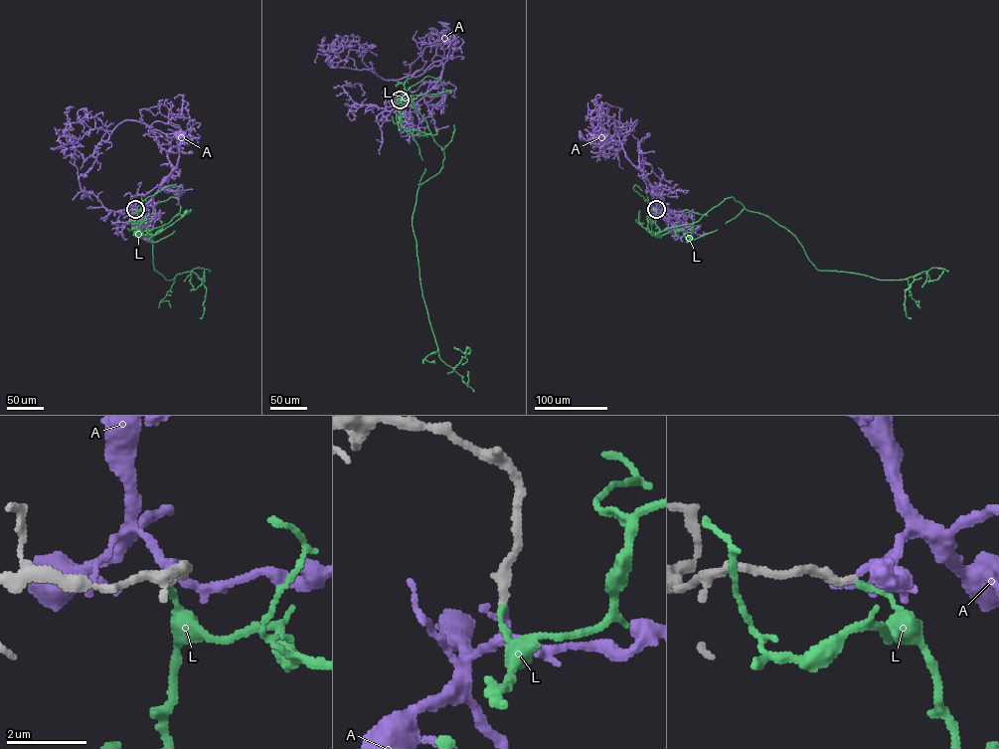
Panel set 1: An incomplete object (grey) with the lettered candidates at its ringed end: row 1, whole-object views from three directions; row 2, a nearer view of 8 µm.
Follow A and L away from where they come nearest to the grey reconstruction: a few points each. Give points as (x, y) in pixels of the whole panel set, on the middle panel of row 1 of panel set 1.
A: (400, 98), (396, 103), (400, 106), (415, 103), (438, 80), (447, 60), (451, 34), (443, 25)
L: (400, 98), (405, 92), (413, 102), (419, 95), (450, 92)

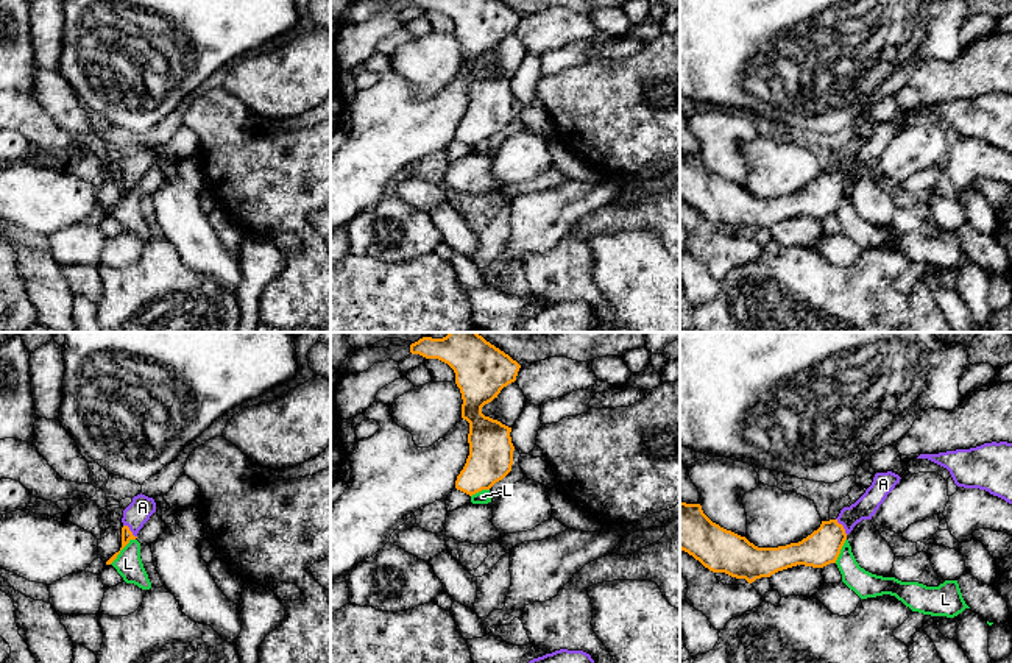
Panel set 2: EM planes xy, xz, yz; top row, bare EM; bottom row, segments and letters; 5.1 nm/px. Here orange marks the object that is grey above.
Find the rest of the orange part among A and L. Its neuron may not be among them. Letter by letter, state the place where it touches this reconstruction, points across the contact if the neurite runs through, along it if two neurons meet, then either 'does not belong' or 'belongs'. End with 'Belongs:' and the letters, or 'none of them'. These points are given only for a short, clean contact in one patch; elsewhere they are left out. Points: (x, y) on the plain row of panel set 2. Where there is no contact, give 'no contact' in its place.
A: contact yz (842, 177); way yz (820, 198), (842, 177), (869, 153); belongs
L: contact xy (120, 200); border xy (134, 189), (109, 214); does not belong
Belongs: A

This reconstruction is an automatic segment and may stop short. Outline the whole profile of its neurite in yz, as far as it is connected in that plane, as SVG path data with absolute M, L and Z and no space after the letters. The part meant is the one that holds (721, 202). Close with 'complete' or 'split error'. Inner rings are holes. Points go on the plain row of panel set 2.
M876 123L872 136L836 170L822 172L820 178L798 193L778 198L758 198L745 187L713 173L700 154L680 153L680 200L713 223L725 223L748 234L761 228L797 217L823 218L836 214L847 186L862 170L872 170L900 126Z; split error

